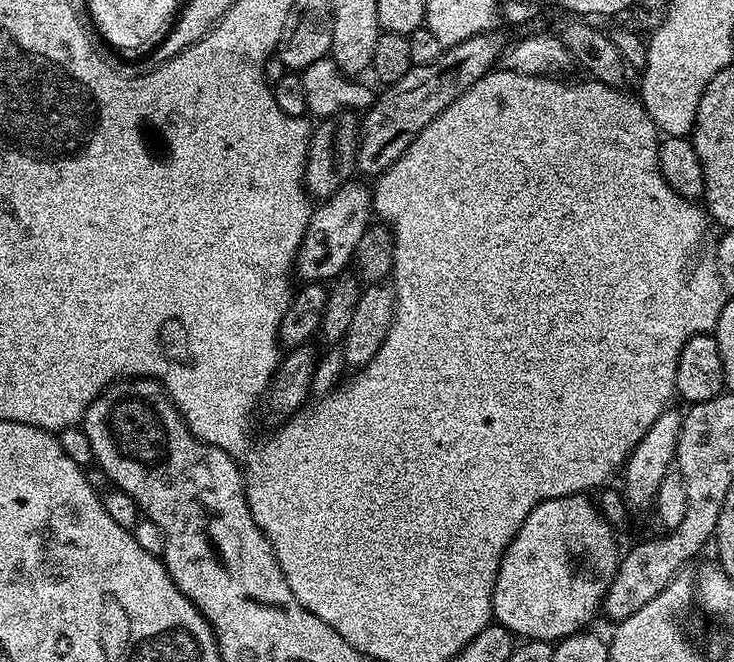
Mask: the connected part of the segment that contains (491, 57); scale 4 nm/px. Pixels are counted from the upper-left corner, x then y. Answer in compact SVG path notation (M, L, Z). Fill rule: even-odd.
M496 30L483 32L474 38L466 38L466 42L449 44L434 62L426 66L413 64L411 70L398 78L398 82L387 85L384 93L381 96L379 93L373 99L372 107L363 113L356 168L368 176L383 177L396 160L402 158L410 142L414 142L414 138L418 138L418 134L426 130L426 126L430 126L430 122L434 122L450 102L497 67L506 48L498 33Z

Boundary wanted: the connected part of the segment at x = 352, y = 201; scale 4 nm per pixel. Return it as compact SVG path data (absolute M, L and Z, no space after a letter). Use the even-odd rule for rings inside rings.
M349 182L333 196L319 201L308 219L306 234L296 255L294 272L304 282L331 282L353 263L358 241L370 226L372 216L372 196L364 184ZM369 219L369 220L368 220ZM301 276L301 277L300 277Z

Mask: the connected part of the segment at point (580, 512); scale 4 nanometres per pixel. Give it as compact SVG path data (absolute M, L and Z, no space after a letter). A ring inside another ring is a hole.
M587 495L563 496L562 498L554 498L547 500L538 505L535 510L526 518L526 522L522 522L522 526L518 530L518 534L514 534L514 538L510 542L510 546L504 552L502 562L498 566L498 574L494 582L494 594L492 595L492 614L495 623L501 624L503 628L509 628L513 637L523 638L524 640L546 640L549 642L559 642L565 636L573 636L575 632L585 631L589 627L588 624L595 618L596 612L601 611L604 595L608 593L610 582L616 573L616 565L618 563L618 552L616 556L616 536L613 525L609 524L604 518L604 513L600 511L595 503L588 501Z

